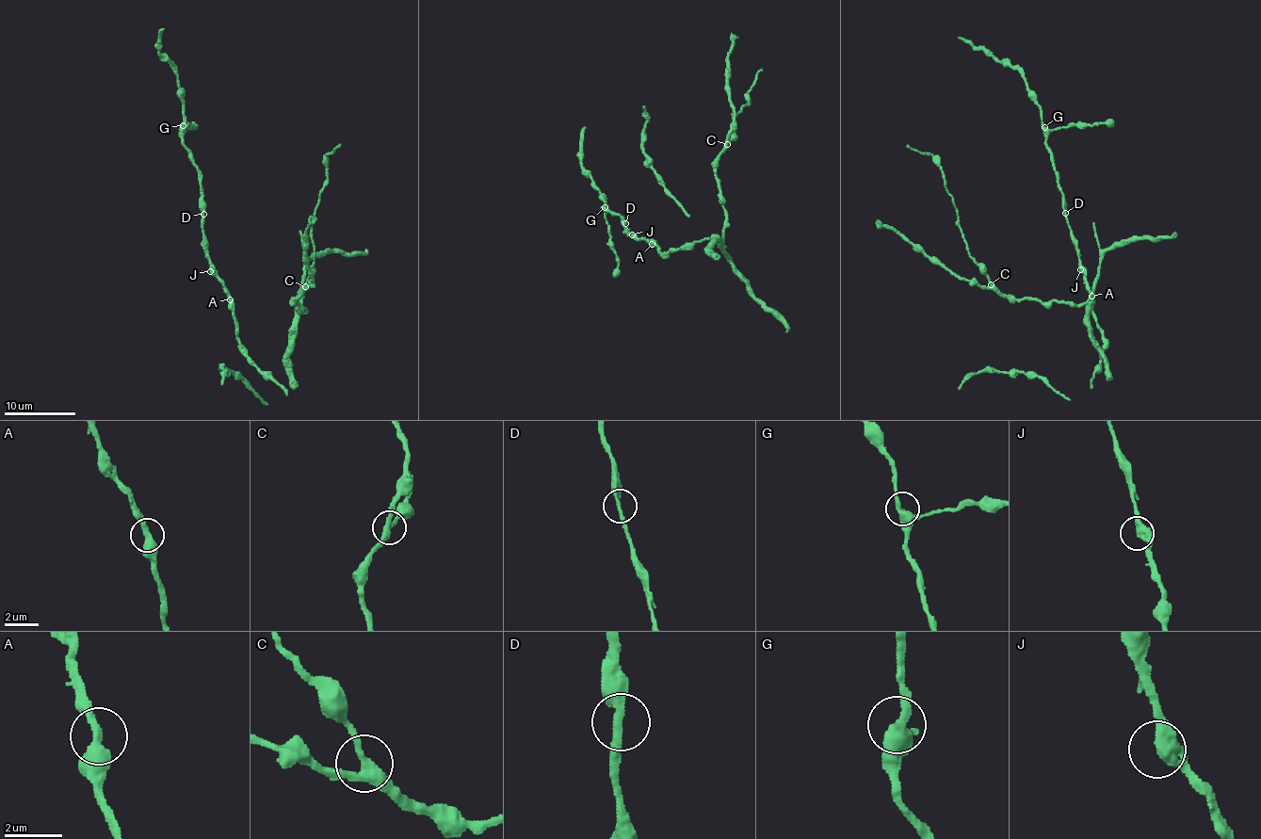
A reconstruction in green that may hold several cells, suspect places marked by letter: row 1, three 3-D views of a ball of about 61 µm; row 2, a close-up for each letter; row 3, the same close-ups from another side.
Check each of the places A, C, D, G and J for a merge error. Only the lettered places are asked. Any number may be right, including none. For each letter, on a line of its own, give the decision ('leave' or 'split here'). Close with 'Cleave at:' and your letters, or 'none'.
A: leave
C: leave
D: leave
G: leave
J: leave
Cleave at: none

